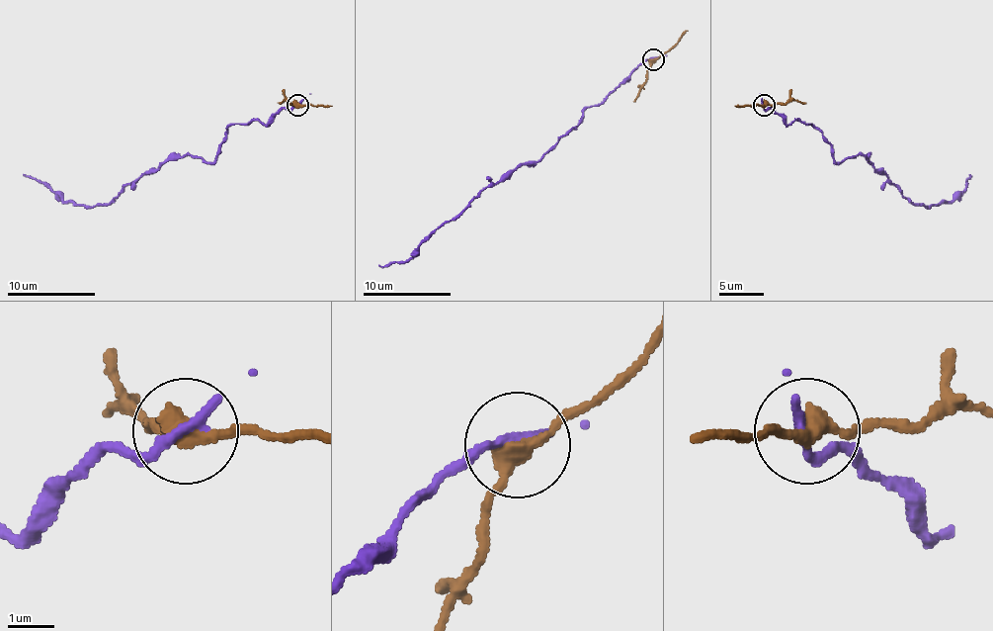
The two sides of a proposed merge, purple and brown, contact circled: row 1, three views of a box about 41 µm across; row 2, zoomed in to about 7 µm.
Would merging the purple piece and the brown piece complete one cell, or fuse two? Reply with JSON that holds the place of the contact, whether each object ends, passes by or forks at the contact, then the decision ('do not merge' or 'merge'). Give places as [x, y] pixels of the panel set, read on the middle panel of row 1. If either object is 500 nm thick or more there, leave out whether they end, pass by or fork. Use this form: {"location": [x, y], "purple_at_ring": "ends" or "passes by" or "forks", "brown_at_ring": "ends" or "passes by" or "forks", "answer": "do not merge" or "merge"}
{"location": [653, 59], "purple_at_ring": "ends", "brown_at_ring": "passes by", "answer": "do not merge"}

